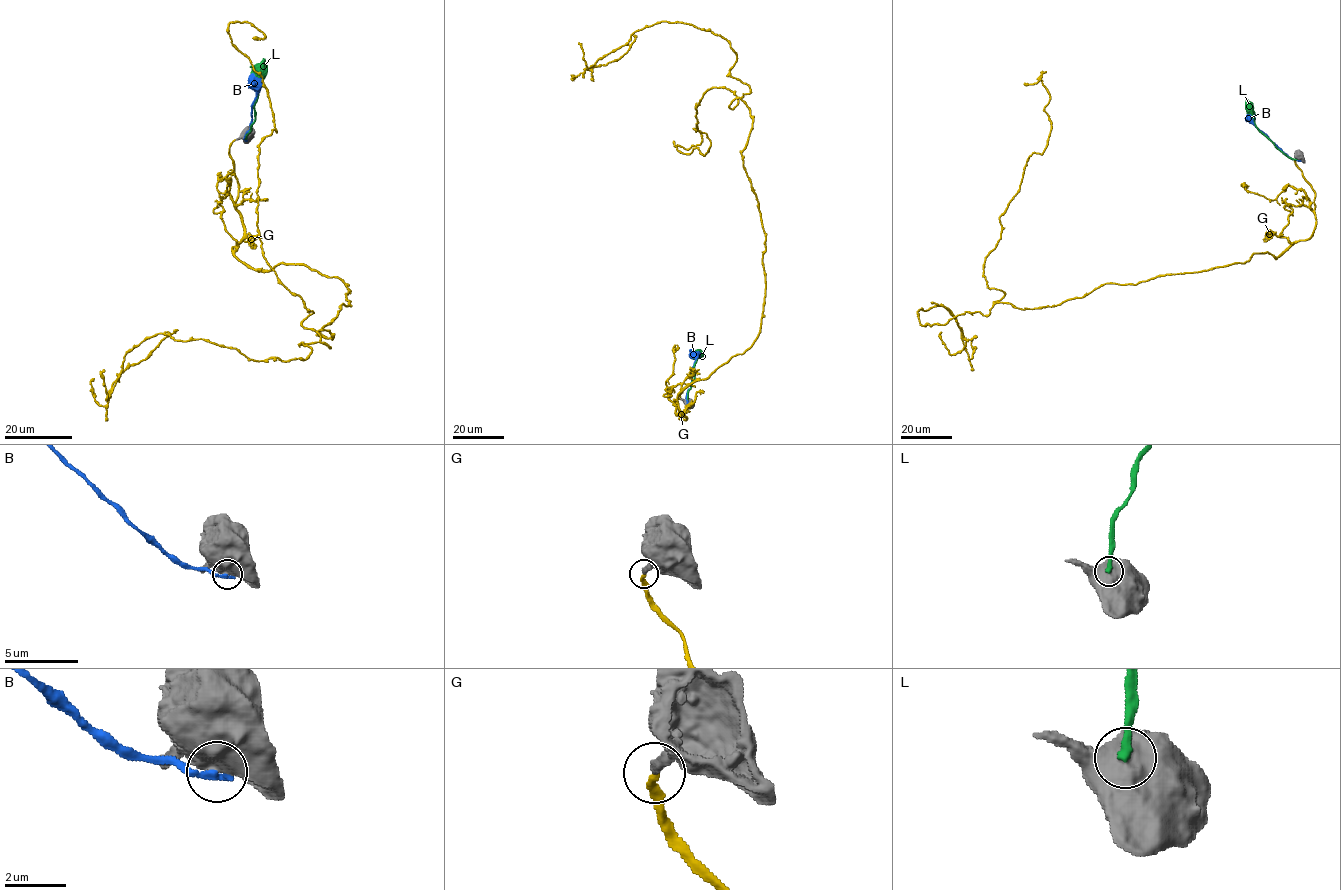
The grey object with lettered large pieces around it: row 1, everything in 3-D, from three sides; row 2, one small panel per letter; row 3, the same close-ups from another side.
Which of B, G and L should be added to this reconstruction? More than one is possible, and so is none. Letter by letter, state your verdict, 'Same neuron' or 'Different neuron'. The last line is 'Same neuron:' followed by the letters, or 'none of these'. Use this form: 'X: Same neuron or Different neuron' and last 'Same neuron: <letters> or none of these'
B: Different neuron
G: Same neuron
L: Different neuron
Same neuron: G

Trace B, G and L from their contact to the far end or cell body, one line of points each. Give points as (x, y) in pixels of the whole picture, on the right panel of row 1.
B: (1299, 160), (1291, 159), (1256, 127), (1254, 114), (1249, 111)
G: (1294, 160), (1314, 231), (1276, 258), (1055, 305), (994, 303), (985, 258), (1051, 129), (1045, 72), (1024, 84)
L: (1296, 160), (1287, 157), (1258, 129), (1252, 116), (1252, 106), (1246, 99)

